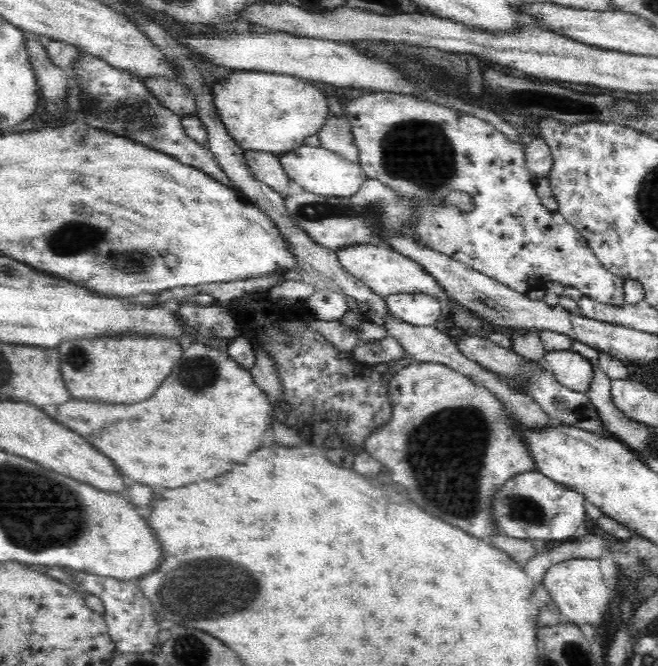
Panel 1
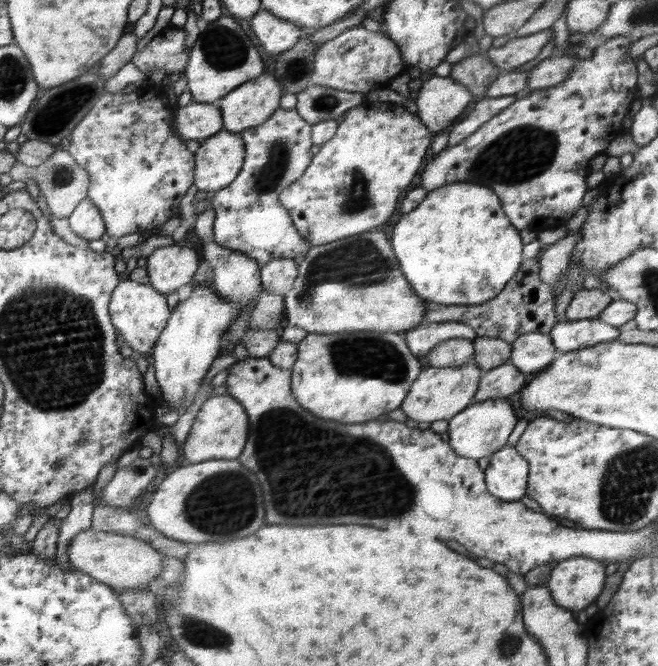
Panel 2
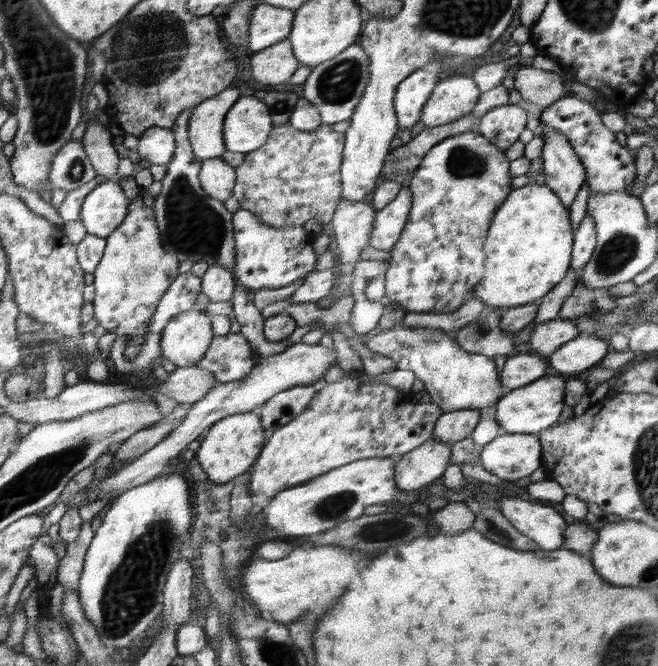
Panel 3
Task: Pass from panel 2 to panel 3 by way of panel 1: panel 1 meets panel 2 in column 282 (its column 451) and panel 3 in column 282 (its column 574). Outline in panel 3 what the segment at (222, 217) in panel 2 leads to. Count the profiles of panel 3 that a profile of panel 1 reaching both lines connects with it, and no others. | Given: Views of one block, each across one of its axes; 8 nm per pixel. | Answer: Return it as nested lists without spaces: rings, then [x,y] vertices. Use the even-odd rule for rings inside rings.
[[[246,209],[235,212],[236,227],[236,266],[237,284],[244,290],[260,290],[260,288],[284,288],[315,272],[316,254],[312,248],[306,248],[308,235],[302,226],[274,229],[262,224],[256,213]],[[304,240],[307,240],[304,242]]]

